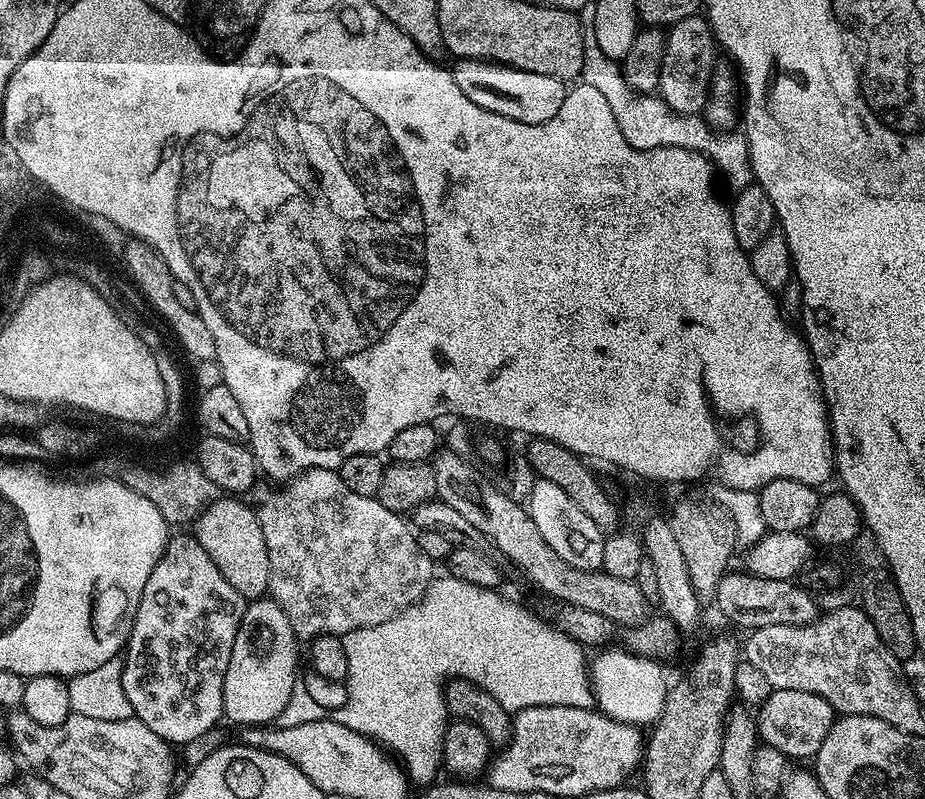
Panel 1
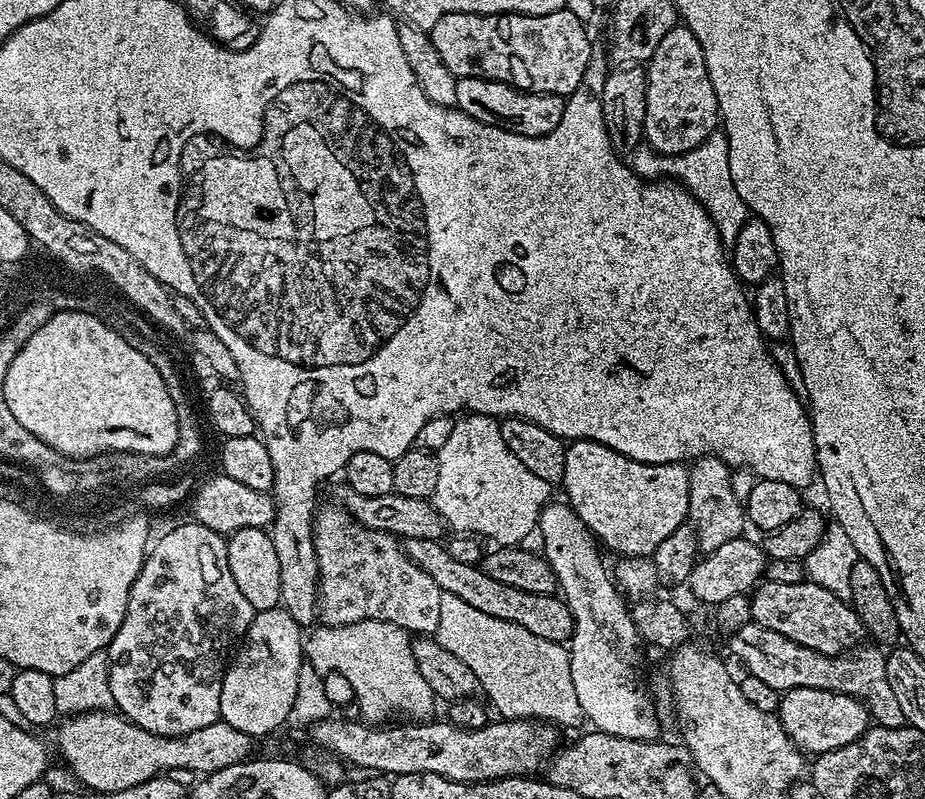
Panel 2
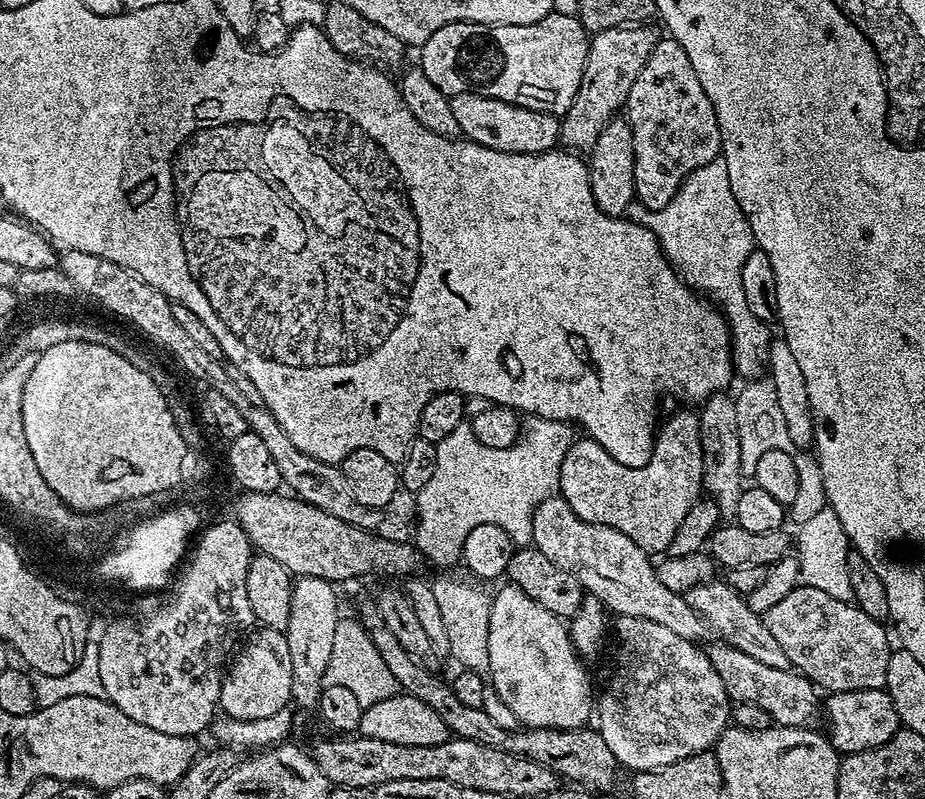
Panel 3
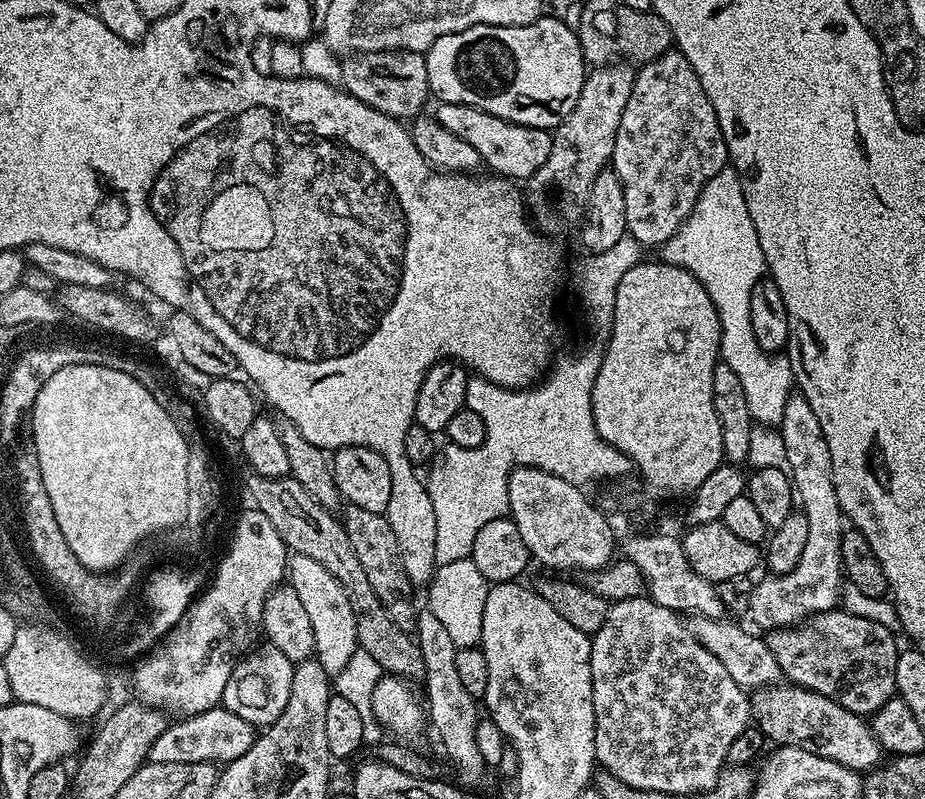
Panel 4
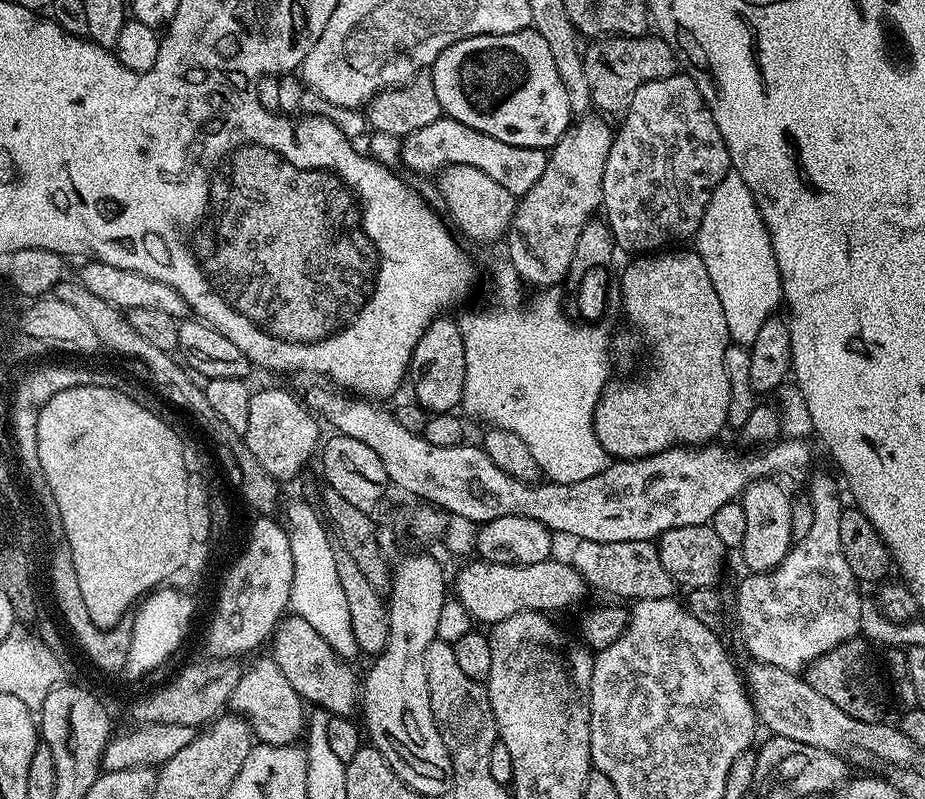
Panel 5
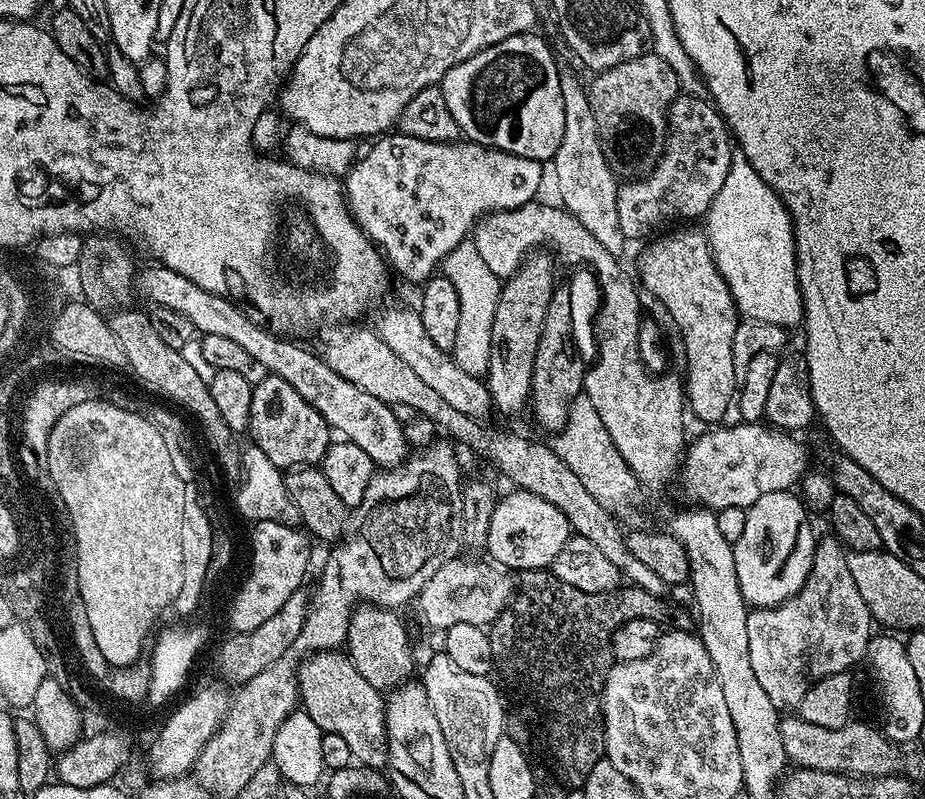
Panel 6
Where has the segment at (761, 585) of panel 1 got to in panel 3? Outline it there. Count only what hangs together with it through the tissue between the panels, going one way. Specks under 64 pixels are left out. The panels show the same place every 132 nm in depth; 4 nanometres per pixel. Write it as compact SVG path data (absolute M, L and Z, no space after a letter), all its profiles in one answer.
M801 586L790 590L782 602L774 602L763 615L766 630L774 634L778 646L786 653L789 665L795 671L804 673L807 680L812 681L817 689L825 693L849 692L850 690L874 690L884 688L886 682L886 666L890 666L893 645L888 645L888 632L879 620L870 618L855 603L838 601L823 590L811 590Z

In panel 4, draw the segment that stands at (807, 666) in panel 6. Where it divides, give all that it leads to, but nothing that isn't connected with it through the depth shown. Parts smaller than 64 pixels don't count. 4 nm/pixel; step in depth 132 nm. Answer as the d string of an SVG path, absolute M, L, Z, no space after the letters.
M790 396L778 431L786 446L786 457L791 467L790 479L799 507L806 522L810 522L810 535L806 538L806 547L802 549L802 559L798 566L794 566L794 570L781 576L765 575L765 580L753 587L747 615L752 616L757 629L764 628L760 630L791 628L817 616L819 612L833 611L841 603L842 581L845 579L840 547L842 534L846 530L846 517L840 509L838 490L834 490L830 446L826 446L826 434L822 434L818 414L814 414L814 409L804 396Z

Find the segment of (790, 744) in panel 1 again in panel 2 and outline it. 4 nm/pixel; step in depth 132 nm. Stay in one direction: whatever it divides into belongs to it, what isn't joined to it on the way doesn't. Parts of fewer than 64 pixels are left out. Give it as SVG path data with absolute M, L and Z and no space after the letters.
M792 688L781 695L778 715L786 734L805 754L838 750L854 742L870 727L868 708L861 700L855 700L853 696L838 694L830 690Z

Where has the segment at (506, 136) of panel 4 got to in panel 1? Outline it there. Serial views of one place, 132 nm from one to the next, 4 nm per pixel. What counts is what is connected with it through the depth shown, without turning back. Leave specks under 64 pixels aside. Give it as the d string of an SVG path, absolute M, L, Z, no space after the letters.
M461 60L455 61L450 71L454 82L462 89L462 94L474 102L474 106L482 106L482 110L490 110L523 124L541 124L550 122L558 110L564 108L564 103L570 91L565 81L546 74L534 74L526 70L508 68L491 60Z

